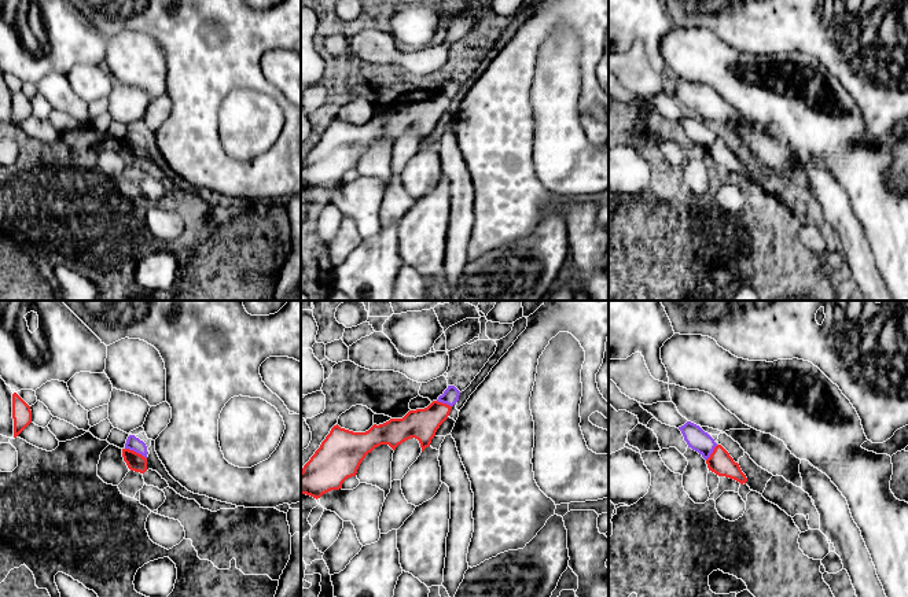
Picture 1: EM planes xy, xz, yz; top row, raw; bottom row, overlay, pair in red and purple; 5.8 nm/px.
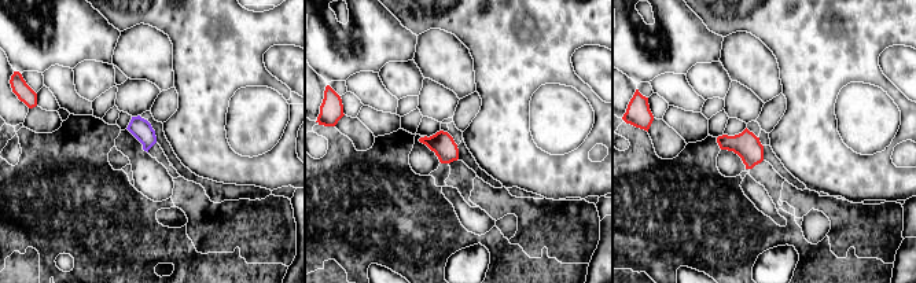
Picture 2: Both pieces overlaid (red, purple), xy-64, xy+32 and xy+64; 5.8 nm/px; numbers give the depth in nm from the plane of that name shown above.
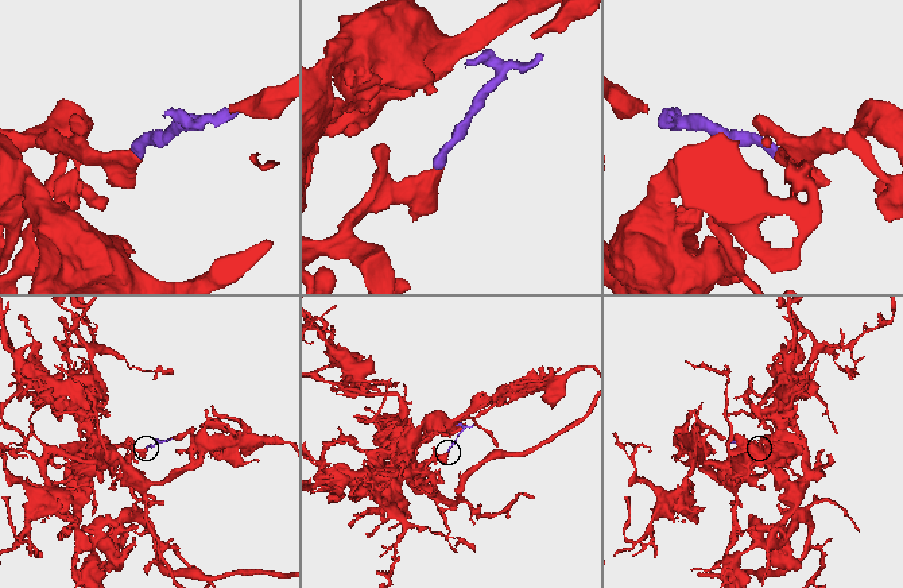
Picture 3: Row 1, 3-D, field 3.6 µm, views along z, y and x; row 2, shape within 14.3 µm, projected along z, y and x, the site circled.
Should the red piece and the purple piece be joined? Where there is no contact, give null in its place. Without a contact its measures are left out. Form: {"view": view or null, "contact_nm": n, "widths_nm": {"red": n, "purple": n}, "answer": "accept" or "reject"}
{"view": "xy", "contact_nm": 140, "widths_nm": {"red": 110, "purple": 80}, "answer": "reject"}

